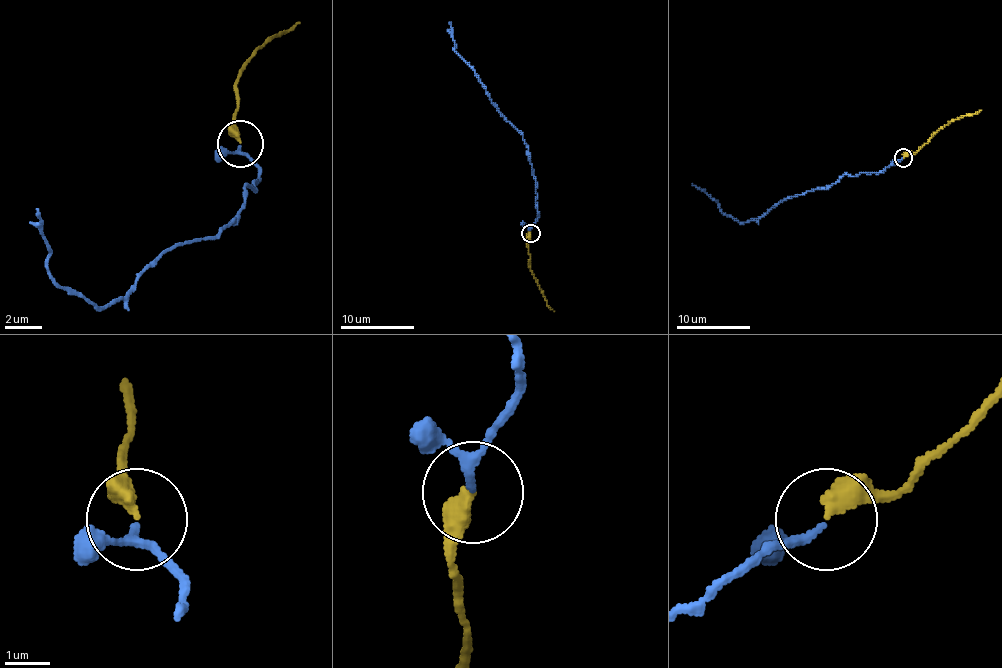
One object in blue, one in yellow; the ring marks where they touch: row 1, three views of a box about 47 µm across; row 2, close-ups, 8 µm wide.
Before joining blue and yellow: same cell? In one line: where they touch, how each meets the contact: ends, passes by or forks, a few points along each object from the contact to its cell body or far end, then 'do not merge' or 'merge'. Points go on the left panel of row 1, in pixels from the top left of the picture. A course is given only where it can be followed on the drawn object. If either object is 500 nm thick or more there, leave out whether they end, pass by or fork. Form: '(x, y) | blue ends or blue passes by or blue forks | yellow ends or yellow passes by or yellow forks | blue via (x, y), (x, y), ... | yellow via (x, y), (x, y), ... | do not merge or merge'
(240, 143) | blue passes by | yellow ends | blue via (239, 144), (257, 177), (234, 219), (211, 237), (169, 247), (109, 307), (95, 307), (53, 279), (34, 209) | yellow via (239, 144), (234, 131), (243, 65), (299, 24) | merge

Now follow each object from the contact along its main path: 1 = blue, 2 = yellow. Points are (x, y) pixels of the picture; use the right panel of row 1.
1: (904, 158), (882, 171), (845, 174), (834, 184), (784, 198), (747, 222), (738, 222), (721, 211), (692, 184)
2: (904, 158), (917, 152), (944, 126), (981, 110)

